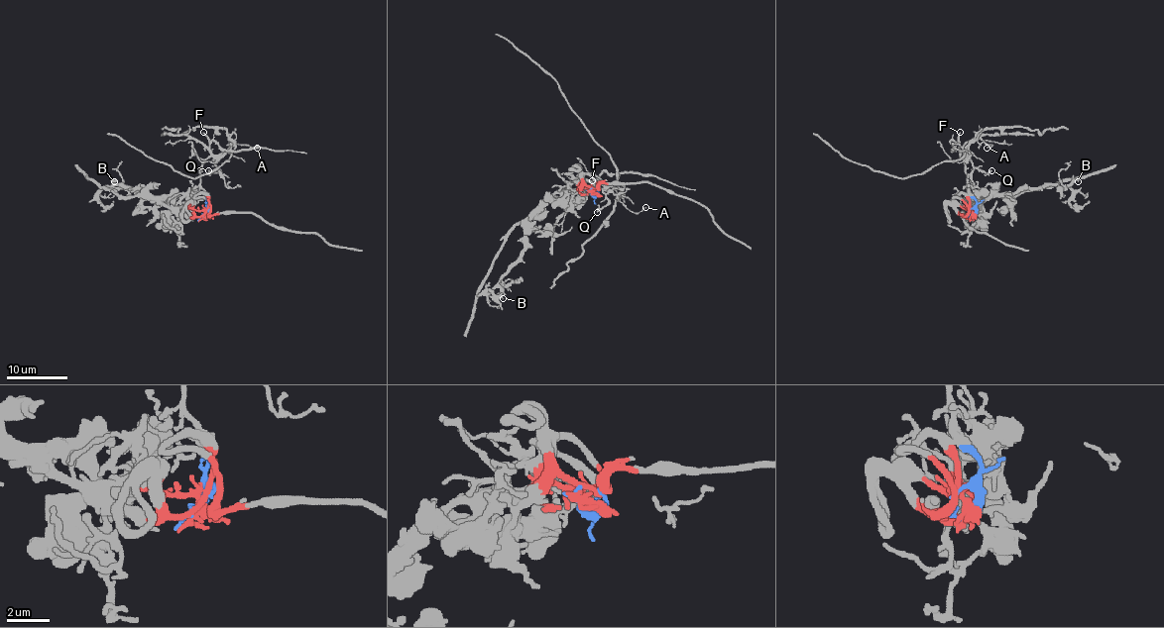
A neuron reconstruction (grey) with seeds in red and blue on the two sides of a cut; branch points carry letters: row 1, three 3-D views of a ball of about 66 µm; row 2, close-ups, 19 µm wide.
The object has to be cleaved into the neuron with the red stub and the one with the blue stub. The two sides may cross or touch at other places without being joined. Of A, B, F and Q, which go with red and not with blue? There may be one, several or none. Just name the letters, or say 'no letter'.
B

